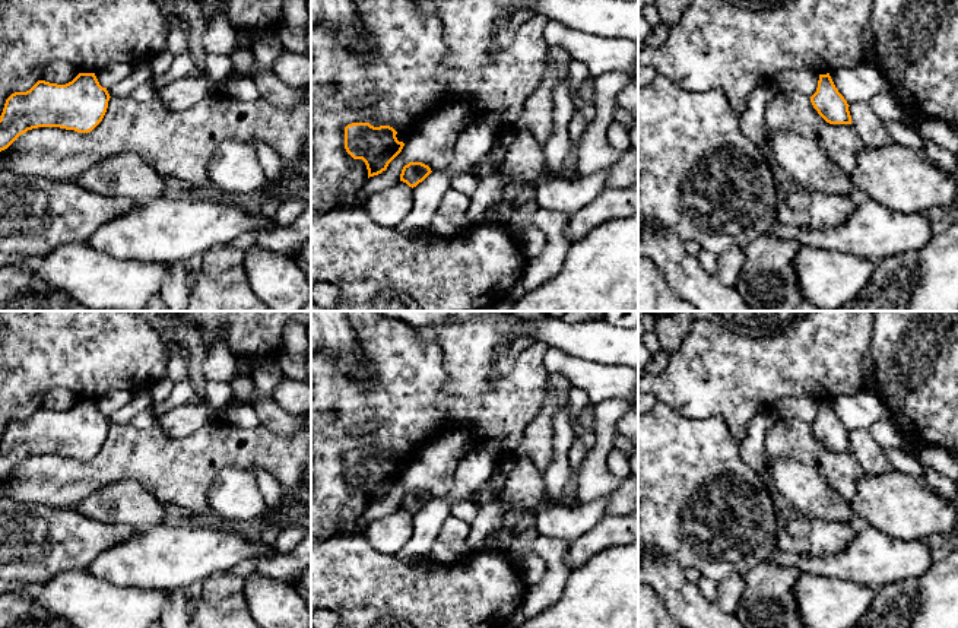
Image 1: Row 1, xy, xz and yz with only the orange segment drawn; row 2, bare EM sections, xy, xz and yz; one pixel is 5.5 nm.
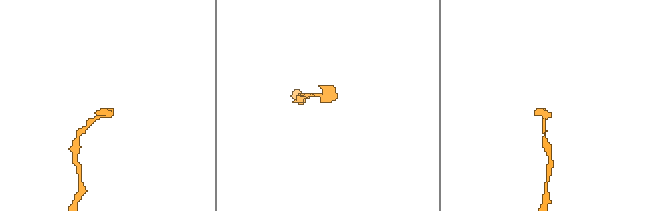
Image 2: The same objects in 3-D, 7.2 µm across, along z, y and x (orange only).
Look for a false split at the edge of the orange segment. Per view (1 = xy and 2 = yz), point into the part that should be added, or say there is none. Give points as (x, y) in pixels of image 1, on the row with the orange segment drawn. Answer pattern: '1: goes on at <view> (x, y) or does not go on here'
1: does not go on here
2: does not go on here

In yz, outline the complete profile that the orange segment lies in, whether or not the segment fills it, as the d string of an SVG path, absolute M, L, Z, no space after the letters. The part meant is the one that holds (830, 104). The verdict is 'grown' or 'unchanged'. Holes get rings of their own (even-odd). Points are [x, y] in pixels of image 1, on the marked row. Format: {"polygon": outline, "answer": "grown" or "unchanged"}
{"polygon": "M829 73L819 74L816 92L811 102L818 114L829 124L851 124L848 104L835 88Z", "answer": "unchanged"}

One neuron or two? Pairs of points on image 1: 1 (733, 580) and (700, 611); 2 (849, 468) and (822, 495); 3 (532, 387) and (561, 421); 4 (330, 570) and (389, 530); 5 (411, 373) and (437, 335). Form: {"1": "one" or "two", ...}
{"1": "two", "2": "two", "3": "two", "4": "two", "5": "two"}

